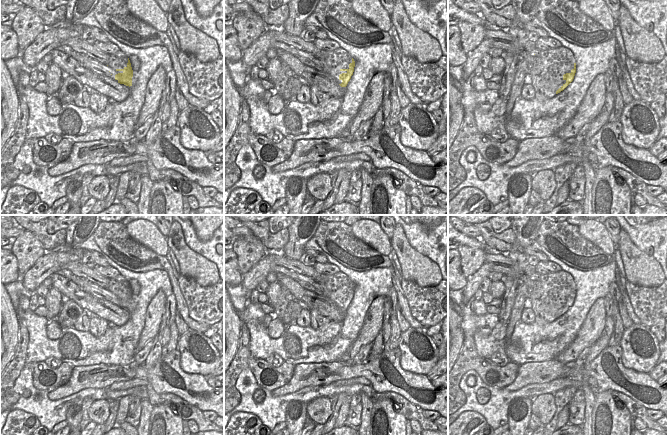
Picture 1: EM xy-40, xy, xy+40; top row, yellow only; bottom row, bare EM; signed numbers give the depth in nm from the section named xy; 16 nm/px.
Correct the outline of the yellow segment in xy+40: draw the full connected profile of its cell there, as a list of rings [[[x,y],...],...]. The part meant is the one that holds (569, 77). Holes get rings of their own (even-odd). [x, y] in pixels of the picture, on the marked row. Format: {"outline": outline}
{"outline": [[[574,63],[574,68],[571,70],[570,73],[566,73],[563,75],[563,80],[566,81],[565,84],[563,84],[557,91],[556,94],[560,93],[561,91],[563,91],[574,79],[576,73],[576,63]]]}

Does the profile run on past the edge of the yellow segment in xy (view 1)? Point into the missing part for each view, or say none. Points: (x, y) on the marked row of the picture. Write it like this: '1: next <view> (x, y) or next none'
1: next none

